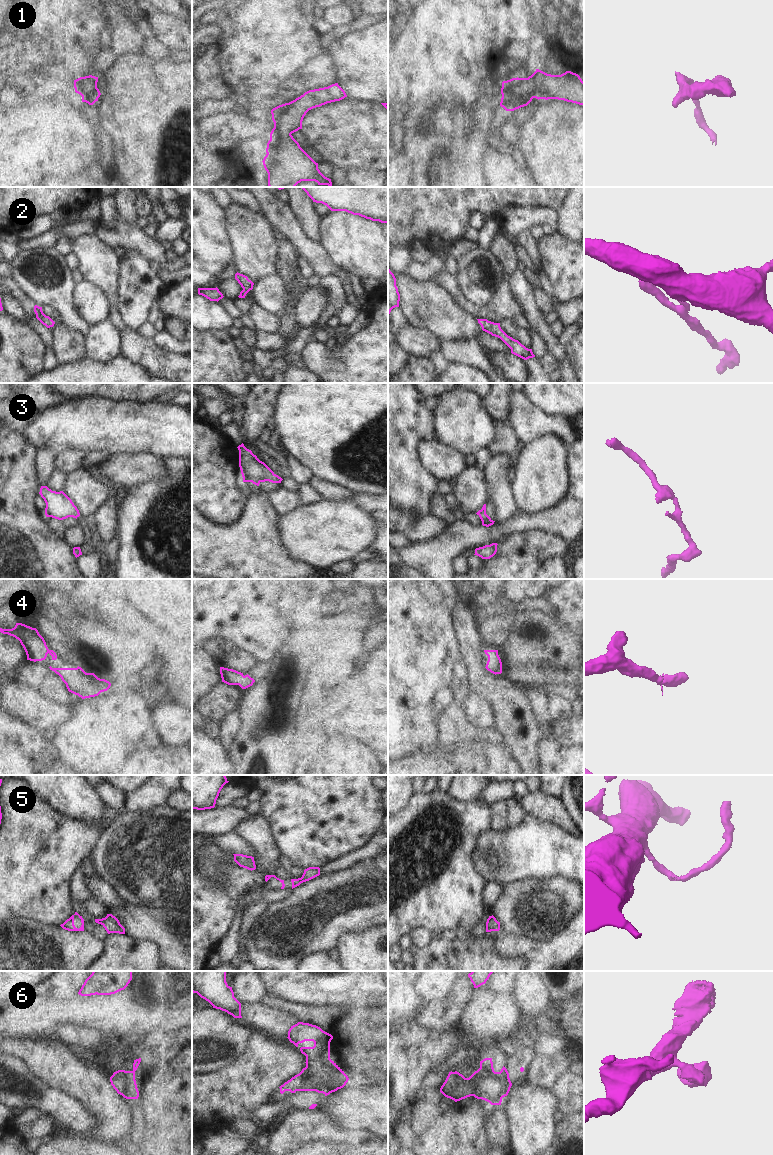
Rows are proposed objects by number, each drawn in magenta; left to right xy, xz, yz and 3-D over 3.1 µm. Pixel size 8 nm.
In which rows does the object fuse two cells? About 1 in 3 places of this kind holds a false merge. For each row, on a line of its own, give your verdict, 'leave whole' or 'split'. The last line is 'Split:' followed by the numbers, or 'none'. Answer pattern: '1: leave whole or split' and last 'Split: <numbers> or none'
1: leave whole
2: leave whole
3: leave whole
4: leave whole
5: leave whole
6: leave whole
Split: none

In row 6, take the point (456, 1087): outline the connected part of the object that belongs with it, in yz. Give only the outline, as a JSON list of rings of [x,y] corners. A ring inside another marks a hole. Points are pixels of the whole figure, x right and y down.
[[[485,1058],[480,1061],[480,1068],[475,1071],[469,1078],[465,1078],[459,1072],[449,1072],[445,1082],[440,1088],[440,1092],[447,1098],[455,1102],[474,1096],[489,1102],[491,1105],[501,1105],[502,1098],[507,1096],[512,1083],[509,1078],[507,1069],[503,1066],[500,1072],[495,1072],[492,1058]]]

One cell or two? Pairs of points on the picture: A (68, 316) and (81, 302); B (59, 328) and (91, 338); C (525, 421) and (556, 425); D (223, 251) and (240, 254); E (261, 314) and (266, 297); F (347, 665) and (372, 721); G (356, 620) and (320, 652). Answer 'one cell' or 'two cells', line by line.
A: two cells
B: two cells
C: one cell
D: two cells
E: two cells
F: two cells
G: one cell

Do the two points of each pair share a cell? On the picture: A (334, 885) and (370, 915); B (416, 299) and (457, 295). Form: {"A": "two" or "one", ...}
{"A": "one", "B": "two"}

